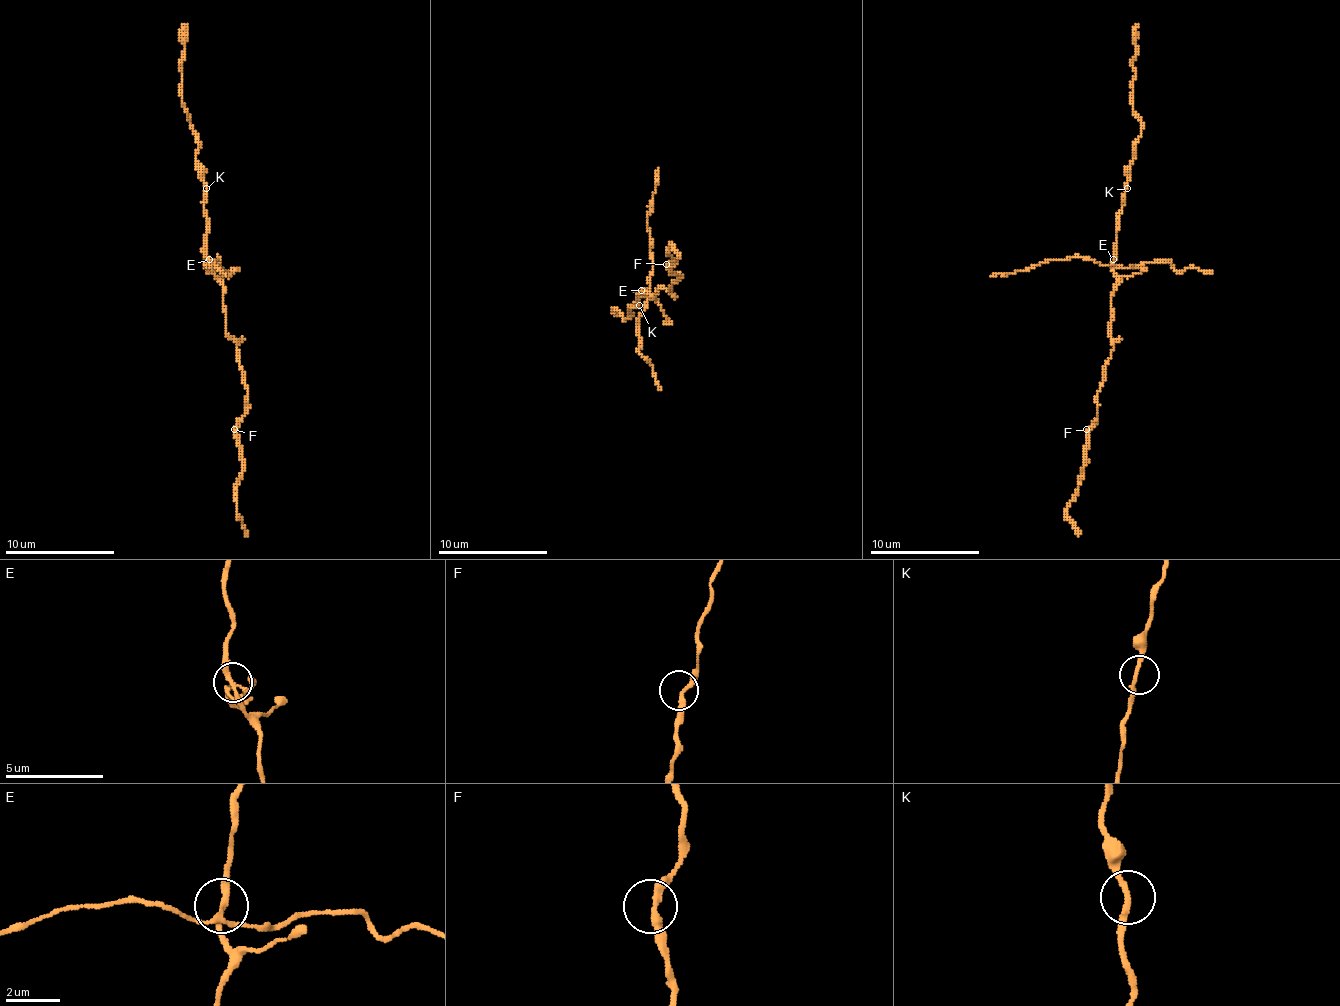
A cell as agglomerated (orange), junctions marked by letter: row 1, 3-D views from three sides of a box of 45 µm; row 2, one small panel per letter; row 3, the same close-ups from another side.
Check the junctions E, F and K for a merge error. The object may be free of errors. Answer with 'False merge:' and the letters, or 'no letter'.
False merge: E

